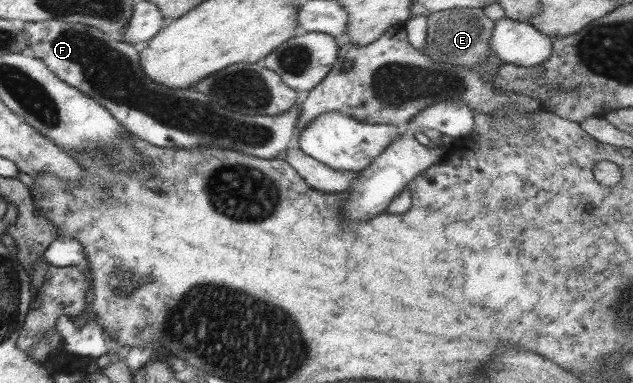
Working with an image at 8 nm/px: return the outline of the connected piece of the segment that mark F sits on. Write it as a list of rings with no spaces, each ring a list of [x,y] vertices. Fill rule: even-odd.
[[[42,20],[19,24],[28,40],[27,53],[42,60],[61,82],[86,94],[109,111],[109,114],[127,132],[156,148],[193,150],[193,148],[219,148],[233,150],[264,160],[284,159],[287,148],[294,144],[295,125],[302,97],[288,111],[275,116],[249,116],[231,112],[218,106],[209,97],[179,88],[157,86],[143,76],[143,100],[139,86],[138,53],[133,45],[99,32],[92,26]],[[127,60],[127,70],[125,70]]]

